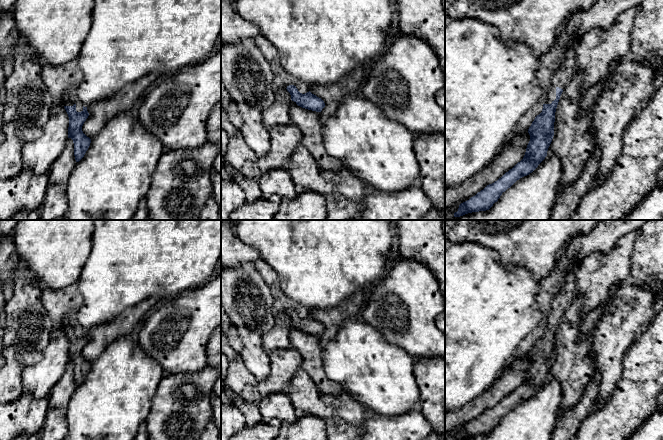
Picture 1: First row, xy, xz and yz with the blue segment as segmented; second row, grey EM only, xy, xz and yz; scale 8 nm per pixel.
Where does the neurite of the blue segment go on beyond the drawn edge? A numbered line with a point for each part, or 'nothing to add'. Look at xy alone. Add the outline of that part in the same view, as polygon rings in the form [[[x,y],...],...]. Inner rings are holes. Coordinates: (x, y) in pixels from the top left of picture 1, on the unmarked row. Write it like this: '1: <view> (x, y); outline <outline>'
1: xy (70, 325); outline [[[68,319],[65,324],[64,330],[73,330],[75,327],[76,327],[76,325],[75,325],[73,319]]]

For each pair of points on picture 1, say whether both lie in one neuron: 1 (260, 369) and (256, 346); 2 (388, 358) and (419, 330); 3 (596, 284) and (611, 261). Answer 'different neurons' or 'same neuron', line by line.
1: same neuron
2: different neurons
3: same neuron

